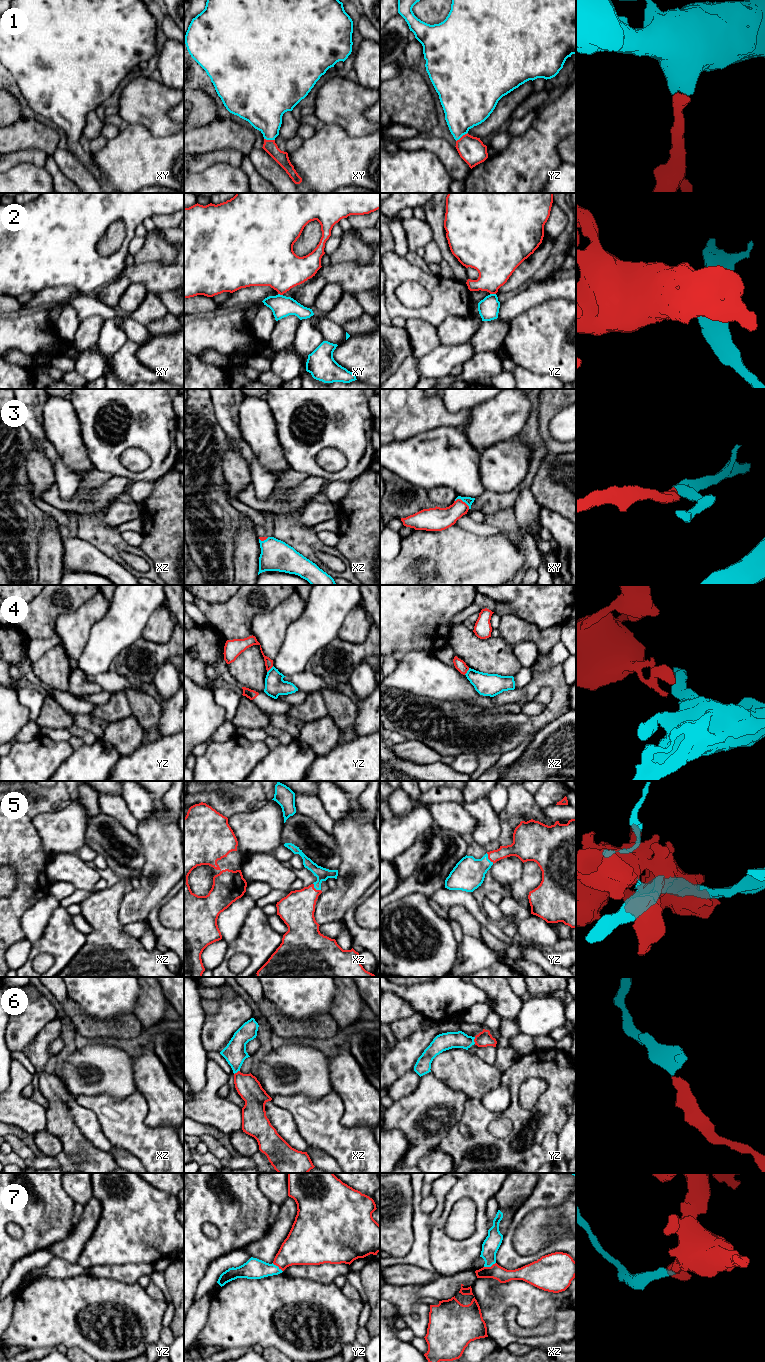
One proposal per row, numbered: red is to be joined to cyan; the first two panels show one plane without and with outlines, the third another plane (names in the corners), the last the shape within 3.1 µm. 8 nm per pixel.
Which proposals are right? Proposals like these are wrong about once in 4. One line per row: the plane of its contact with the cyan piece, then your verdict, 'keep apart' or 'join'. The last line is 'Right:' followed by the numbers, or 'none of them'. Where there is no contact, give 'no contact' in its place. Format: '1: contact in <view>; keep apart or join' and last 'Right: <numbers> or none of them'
1: contact in yz; join
2: contact in yz; keep apart
3: contact in xy; join
4: contact in xz; keep apart
5: contact in yz; join
6: contact in yz; join
7: contact in xz; keep apart
Right: 1, 3, 5, 6

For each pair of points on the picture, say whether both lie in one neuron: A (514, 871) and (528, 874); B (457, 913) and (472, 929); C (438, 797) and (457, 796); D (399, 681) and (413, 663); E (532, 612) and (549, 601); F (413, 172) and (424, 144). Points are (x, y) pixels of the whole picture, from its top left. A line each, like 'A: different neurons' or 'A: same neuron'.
A: different neurons
B: same neuron
C: same neuron
D: same neuron
E: same neuron
F: different neurons

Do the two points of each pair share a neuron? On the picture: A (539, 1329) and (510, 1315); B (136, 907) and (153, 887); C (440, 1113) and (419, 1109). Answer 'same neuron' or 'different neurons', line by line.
A: same neuron
B: same neuron
C: same neuron

